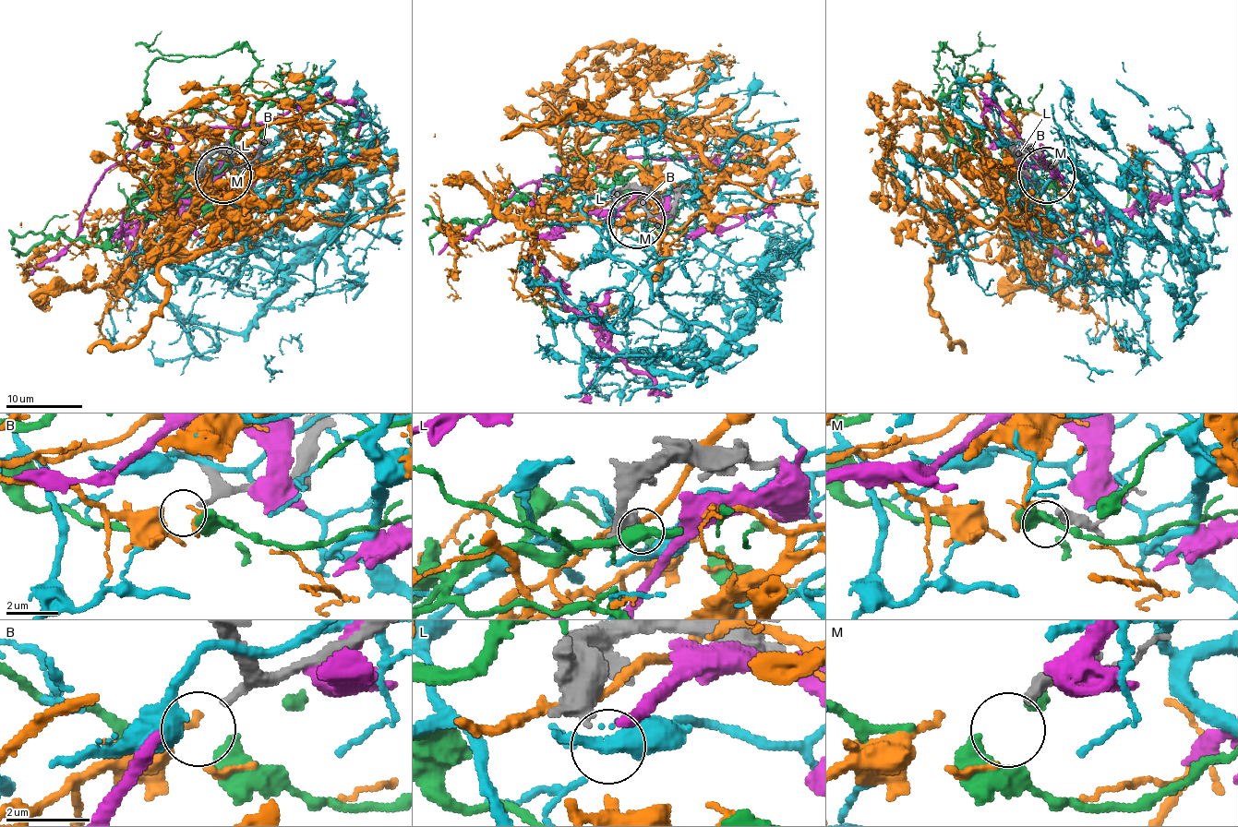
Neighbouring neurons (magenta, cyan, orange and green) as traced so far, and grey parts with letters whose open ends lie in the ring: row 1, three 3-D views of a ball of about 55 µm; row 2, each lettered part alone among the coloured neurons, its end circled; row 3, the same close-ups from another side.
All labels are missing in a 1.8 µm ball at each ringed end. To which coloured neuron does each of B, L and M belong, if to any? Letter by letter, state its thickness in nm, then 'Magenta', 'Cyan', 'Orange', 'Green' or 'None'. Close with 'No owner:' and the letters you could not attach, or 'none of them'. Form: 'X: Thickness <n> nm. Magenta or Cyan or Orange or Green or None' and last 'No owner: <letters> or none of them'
B: Thickness 200 nm. None
L: Thickness 420 nm. None
M: Thickness 400 nm. Green
No owner: B, L

